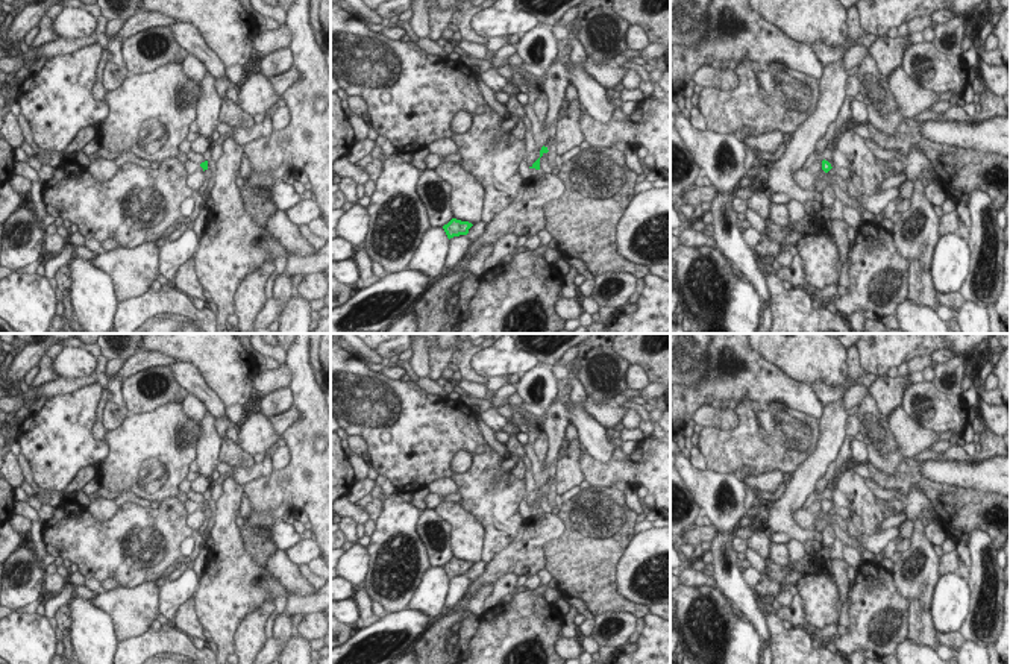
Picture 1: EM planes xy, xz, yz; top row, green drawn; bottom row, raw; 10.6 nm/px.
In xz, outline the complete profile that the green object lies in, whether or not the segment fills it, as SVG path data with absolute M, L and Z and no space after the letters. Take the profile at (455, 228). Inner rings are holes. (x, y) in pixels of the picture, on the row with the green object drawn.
M452 218L447 224L443 226L443 229L444 229L447 238L450 240L453 236L467 235L469 229L472 226L473 224L469 221L461 221L461 220Z

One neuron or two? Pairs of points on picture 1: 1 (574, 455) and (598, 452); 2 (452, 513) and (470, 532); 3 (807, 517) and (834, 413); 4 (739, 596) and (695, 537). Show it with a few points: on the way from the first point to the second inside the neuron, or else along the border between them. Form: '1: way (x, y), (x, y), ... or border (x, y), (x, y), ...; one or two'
1: border (577, 438), (581, 444); two
2: way (457, 517), (466, 528); one
3: border (795, 508), (793, 520), (809, 529); two
4: border (712, 525), (716, 531), (713, 541); two

